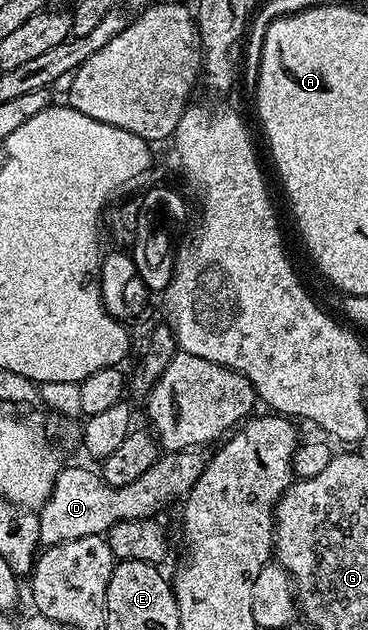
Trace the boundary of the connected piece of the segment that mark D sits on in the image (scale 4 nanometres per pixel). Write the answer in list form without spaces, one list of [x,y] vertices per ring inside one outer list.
[[[199,449],[189,451],[172,451],[160,454],[159,459],[152,467],[145,469],[133,485],[121,485],[120,487],[110,487],[105,480],[94,470],[87,467],[67,467],[64,466],[55,478],[53,493],[45,501],[43,507],[38,508],[39,516],[39,542],[43,547],[61,545],[65,541],[73,541],[77,537],[89,537],[90,535],[106,536],[107,530],[117,521],[133,521],[134,519],[149,519],[158,516],[162,507],[167,507],[171,502],[182,500],[193,489],[197,477],[201,477],[205,466],[204,452]]]

